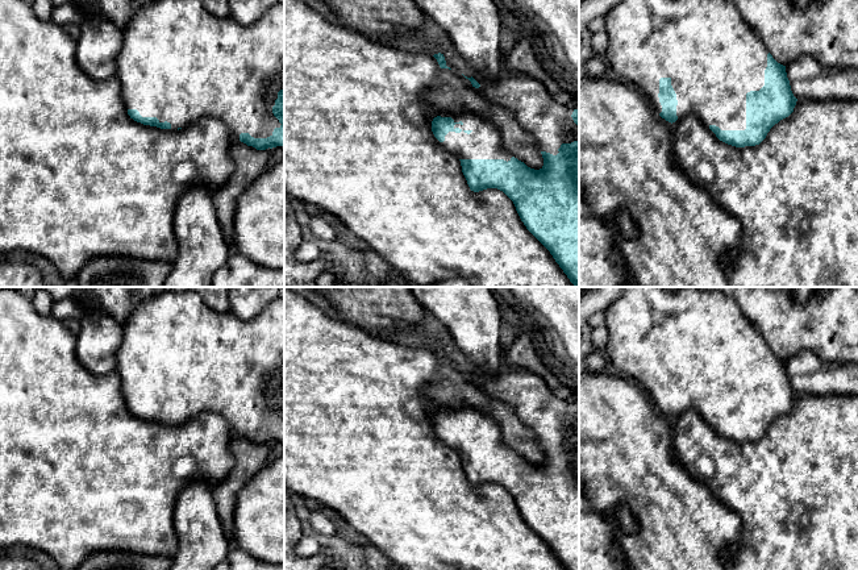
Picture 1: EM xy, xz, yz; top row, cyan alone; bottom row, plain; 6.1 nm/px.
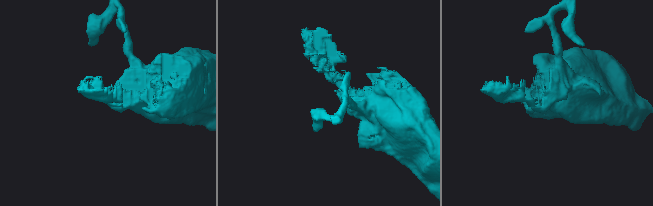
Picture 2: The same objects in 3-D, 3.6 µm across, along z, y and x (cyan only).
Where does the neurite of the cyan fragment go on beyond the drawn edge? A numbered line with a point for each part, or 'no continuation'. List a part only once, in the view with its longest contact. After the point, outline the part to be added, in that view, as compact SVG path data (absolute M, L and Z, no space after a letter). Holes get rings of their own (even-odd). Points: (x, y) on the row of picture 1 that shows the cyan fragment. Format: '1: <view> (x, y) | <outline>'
1: yz (713, 57) | M620 0L604 18L611 75L632 82L658 113L662 112L659 79L670 78L678 100L676 121L694 115L708 128L746 129L746 93L765 86L769 50L733 4L725 0Z

